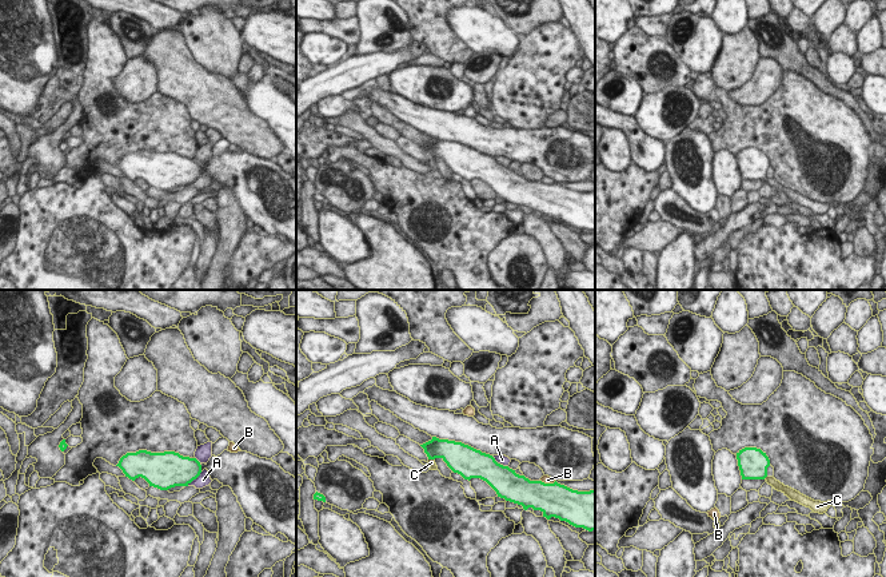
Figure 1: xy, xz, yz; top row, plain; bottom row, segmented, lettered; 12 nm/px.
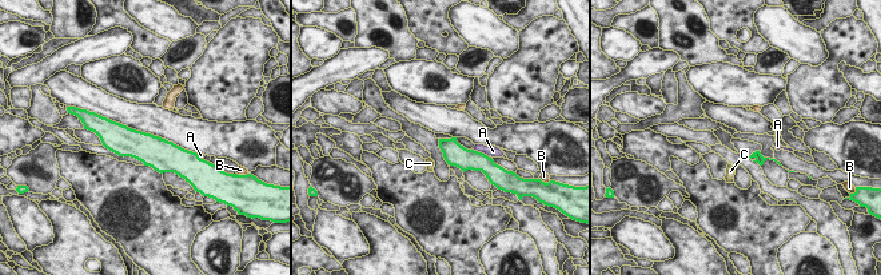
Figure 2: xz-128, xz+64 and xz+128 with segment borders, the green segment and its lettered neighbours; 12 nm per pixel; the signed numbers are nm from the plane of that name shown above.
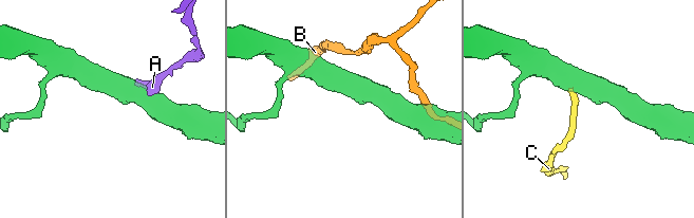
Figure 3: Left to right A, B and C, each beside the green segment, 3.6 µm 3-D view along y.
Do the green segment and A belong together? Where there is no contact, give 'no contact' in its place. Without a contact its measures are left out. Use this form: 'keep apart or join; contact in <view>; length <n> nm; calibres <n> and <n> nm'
keep apart; contact in xz; length 240 nm; calibres 340 and 120 nm

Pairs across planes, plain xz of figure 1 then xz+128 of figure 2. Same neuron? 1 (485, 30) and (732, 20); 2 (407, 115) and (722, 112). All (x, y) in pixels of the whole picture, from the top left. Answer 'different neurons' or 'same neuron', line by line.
1: different neurons
2: same neuron

